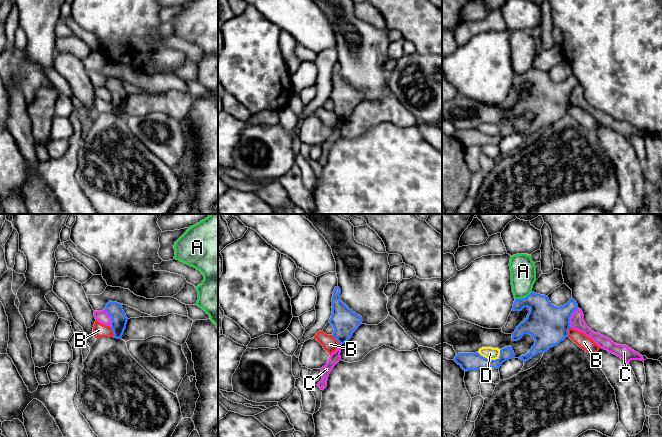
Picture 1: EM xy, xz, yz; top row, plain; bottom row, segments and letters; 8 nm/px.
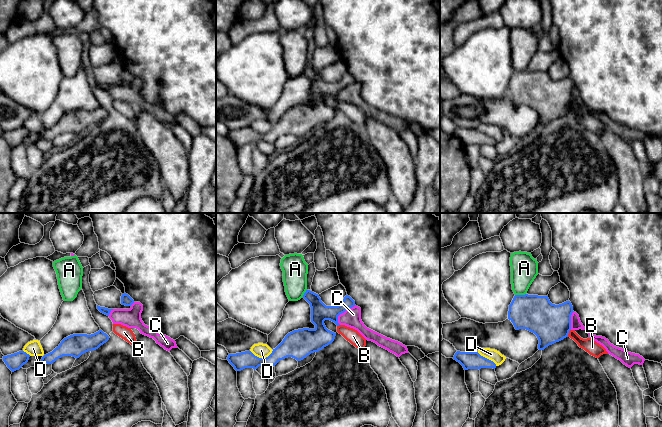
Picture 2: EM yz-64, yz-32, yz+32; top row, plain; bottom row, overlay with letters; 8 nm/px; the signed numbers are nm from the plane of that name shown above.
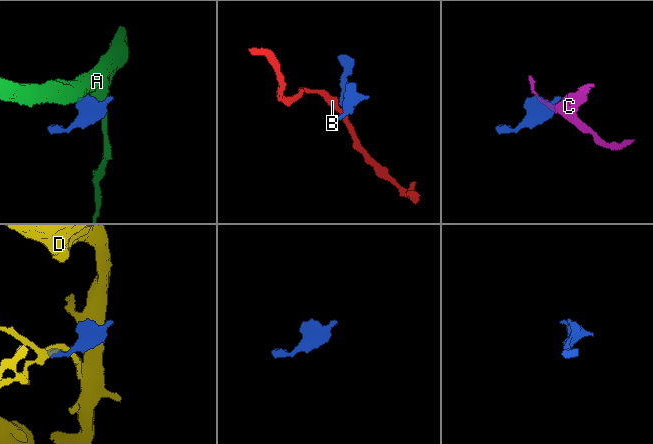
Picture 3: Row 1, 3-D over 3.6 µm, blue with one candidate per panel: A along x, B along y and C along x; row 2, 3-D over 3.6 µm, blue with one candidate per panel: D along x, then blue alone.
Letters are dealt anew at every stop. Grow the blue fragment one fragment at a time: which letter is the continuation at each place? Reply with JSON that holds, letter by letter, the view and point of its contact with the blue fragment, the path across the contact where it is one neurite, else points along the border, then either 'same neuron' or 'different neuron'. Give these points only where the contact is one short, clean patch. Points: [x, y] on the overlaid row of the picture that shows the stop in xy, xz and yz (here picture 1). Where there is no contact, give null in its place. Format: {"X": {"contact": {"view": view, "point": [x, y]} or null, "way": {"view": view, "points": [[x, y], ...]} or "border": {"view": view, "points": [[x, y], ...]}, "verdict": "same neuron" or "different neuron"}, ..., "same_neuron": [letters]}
{"A": {"contact": {"view": "yz", "point": [523, 298]}, "border": {"view": "yz", "points": [[531, 291], [526, 296], [515, 299]]}, "verdict": "different neuron"}, "B": {"contact": {"view": "xy", "point": [113, 331]}, "border": {"view": "xy", "points": [[109, 326], [114, 336]]}, "verdict": "different neuron"}, "C": {"contact": {"view": "yz", "point": [570, 317]}, "border": {"view": "yz", "points": [[578, 308], [570, 318], [570, 327]]}, "verdict": "different neuron"}, "D": {"contact": {"view": "yz", "point": [489, 359]}, "border": {"view": "yz", "points": [[477, 352], [490, 359], [496, 359], [500, 355]]}, "verdict": "different neuron"}, "same_neuron": []}

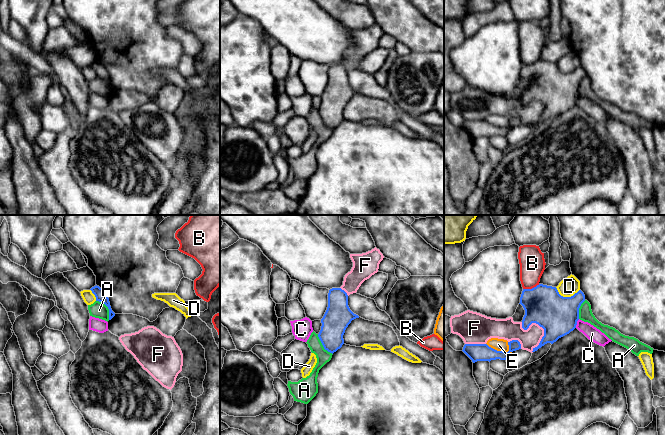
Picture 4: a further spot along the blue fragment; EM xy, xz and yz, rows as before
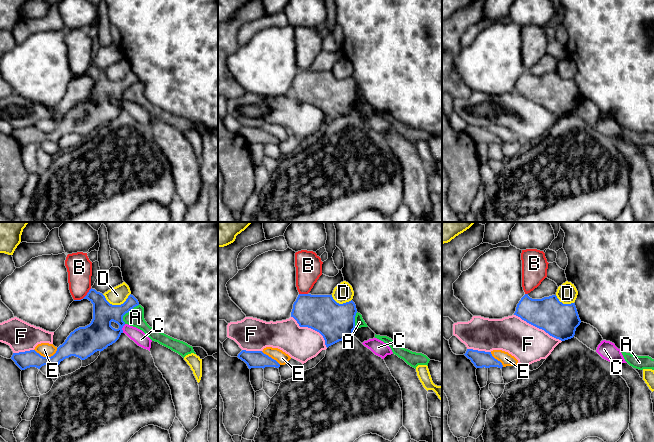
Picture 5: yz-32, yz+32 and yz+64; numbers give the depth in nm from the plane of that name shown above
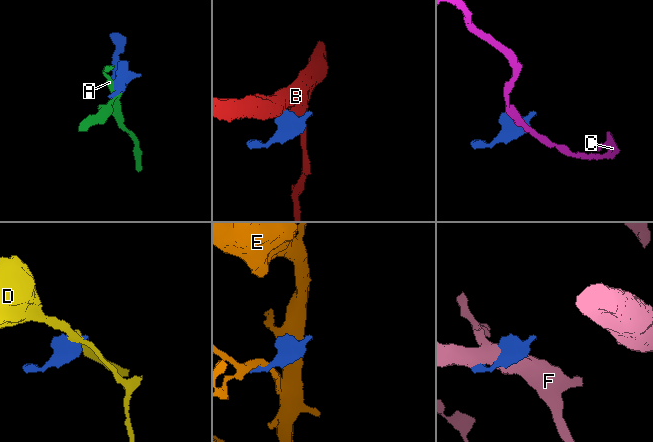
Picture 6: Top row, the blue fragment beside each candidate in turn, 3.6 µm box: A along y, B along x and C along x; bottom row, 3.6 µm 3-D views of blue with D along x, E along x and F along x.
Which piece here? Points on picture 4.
{"A": {"contact": {"view": "xy", "point": [108, 308]}, "border": {"view": "xy", "points": [[96, 300], [107, 307], [109, 319]]}, "verdict": "different neuron"}, "B": {"contact": {"view": "yz", "point": [532, 288]}, "border": {"view": "yz", "points": [[539, 284], [523, 289]]}, "verdict": "different neuron"}, "C": {"contact": {"view": "yz", "point": [576, 323]}, "border": {"view": "yz", "points": [[579, 319], [575, 327]]}, "verdict": "different neuron"}, "D": {"contact": {"view": "yz", "point": [566, 297]}, "border": {"view": "yz", "points": [[555, 287], [563, 296], [572, 296], [579, 289]]}, "verdict": "different neuron"}, "E": {"contact": {"view": "yz", "point": [499, 351]}, "border": {"view": "yz", "points": [[486, 343], [497, 350], [511, 352]]}, "verdict": "different neuron"}, "F": {"contact": {"view": "yz", "point": [542, 327]}, "verdict": "different neuron"}, "same_neuron": []}

